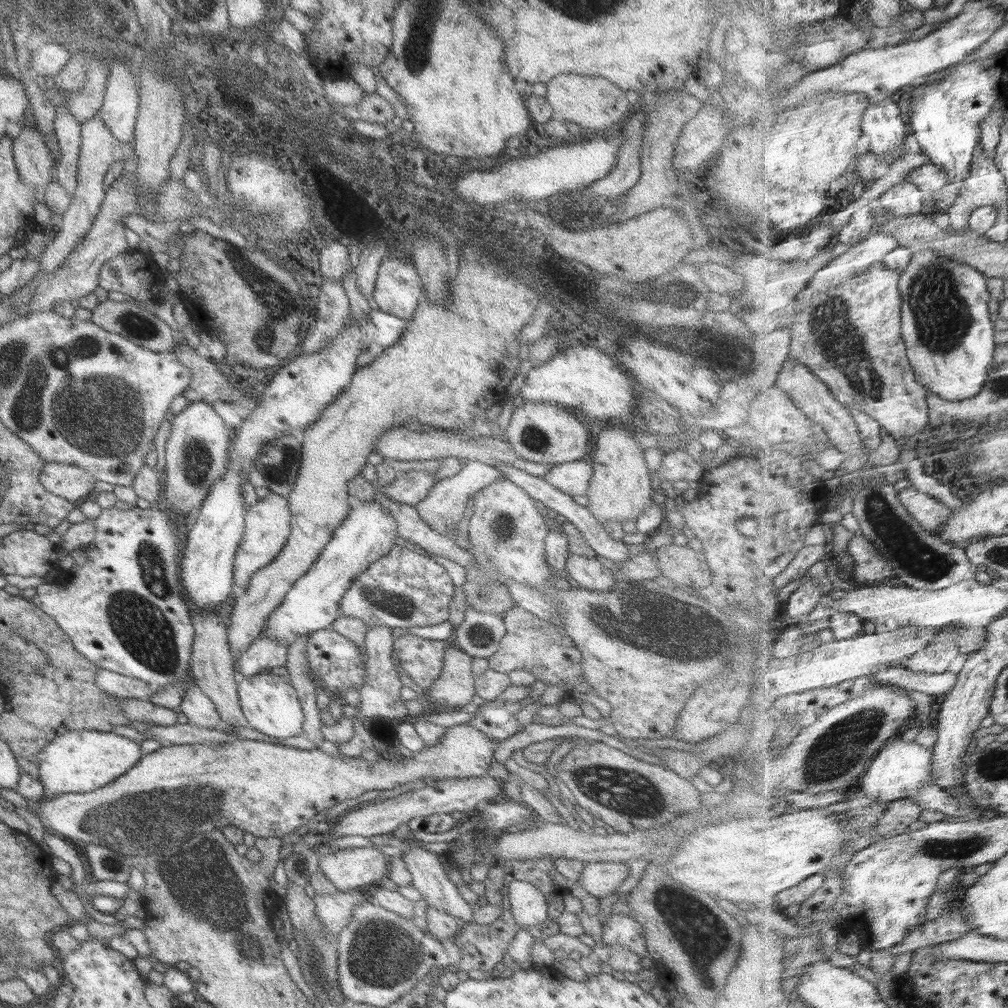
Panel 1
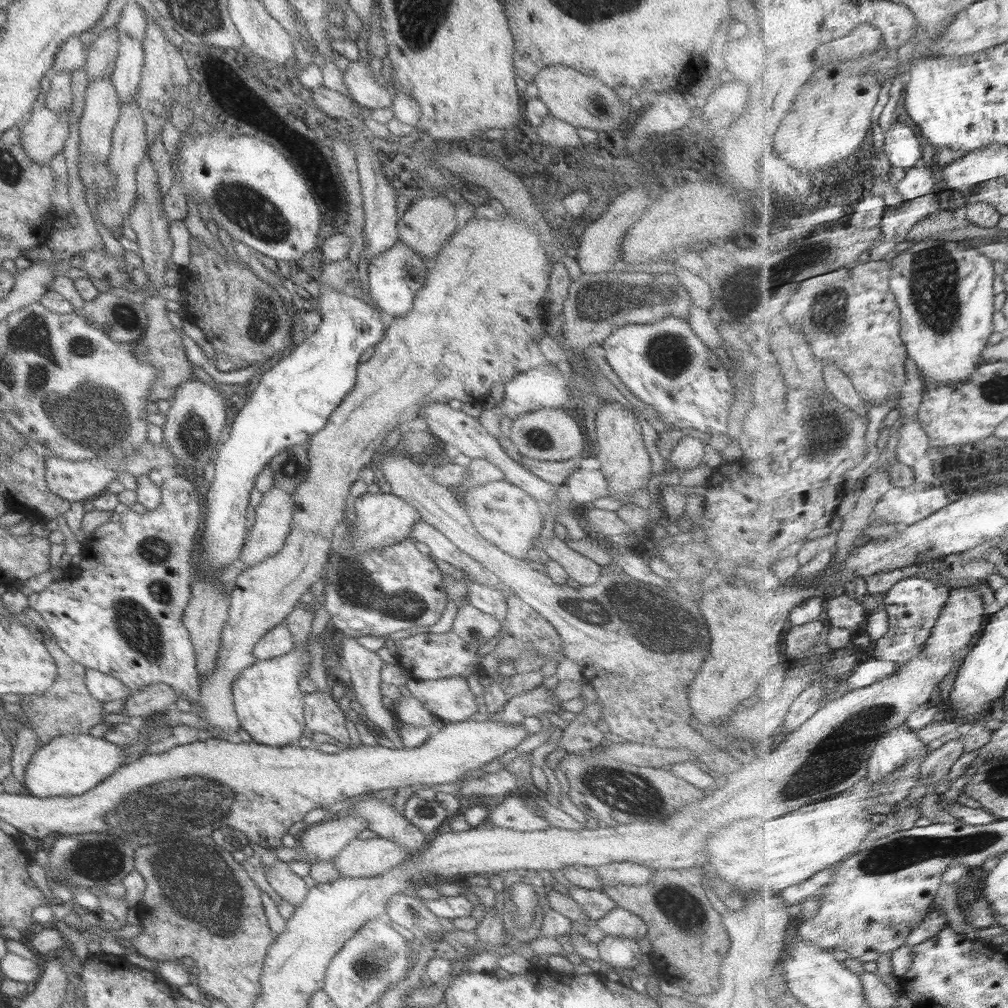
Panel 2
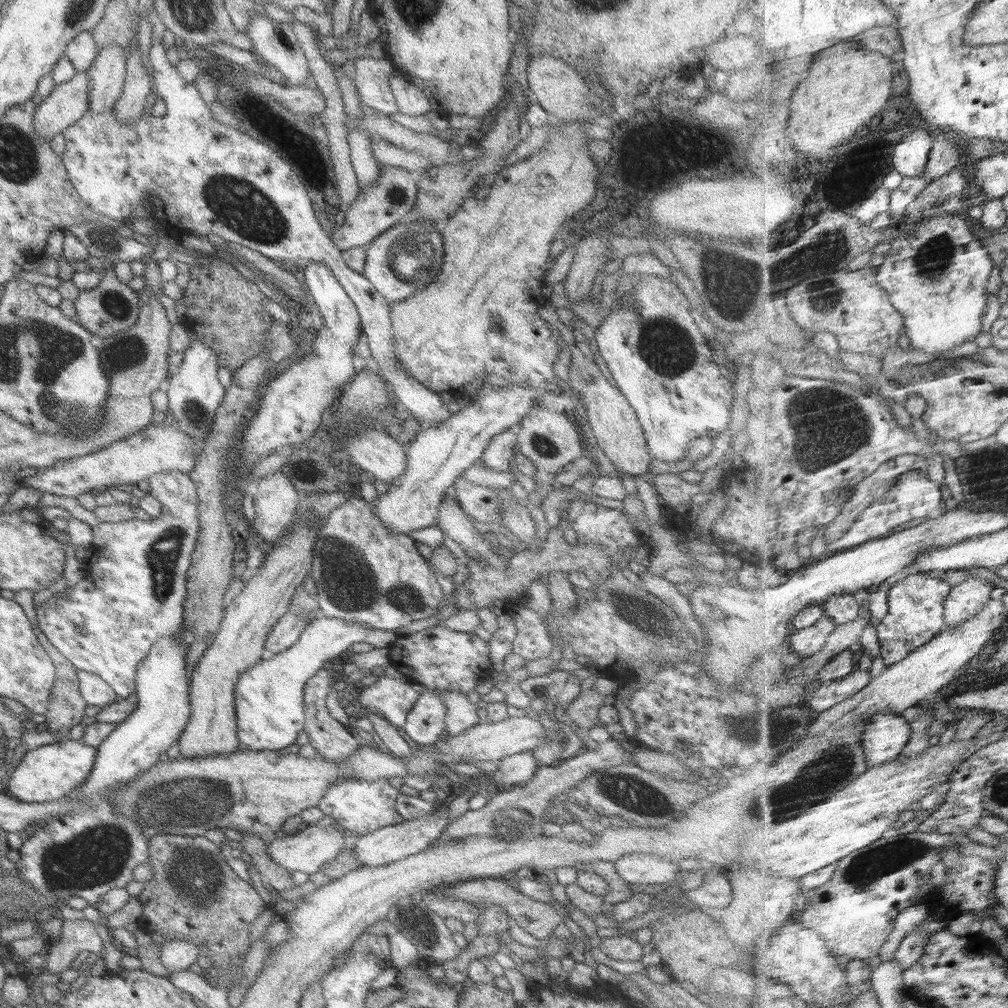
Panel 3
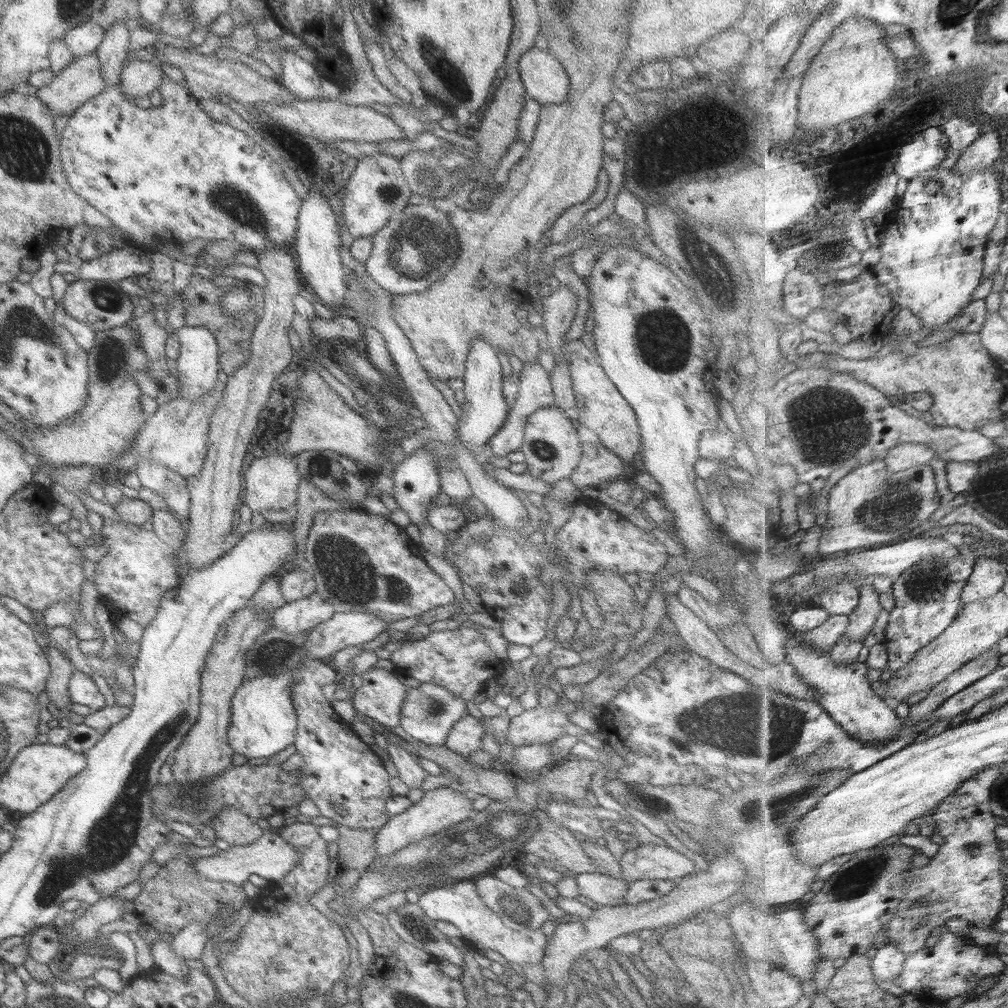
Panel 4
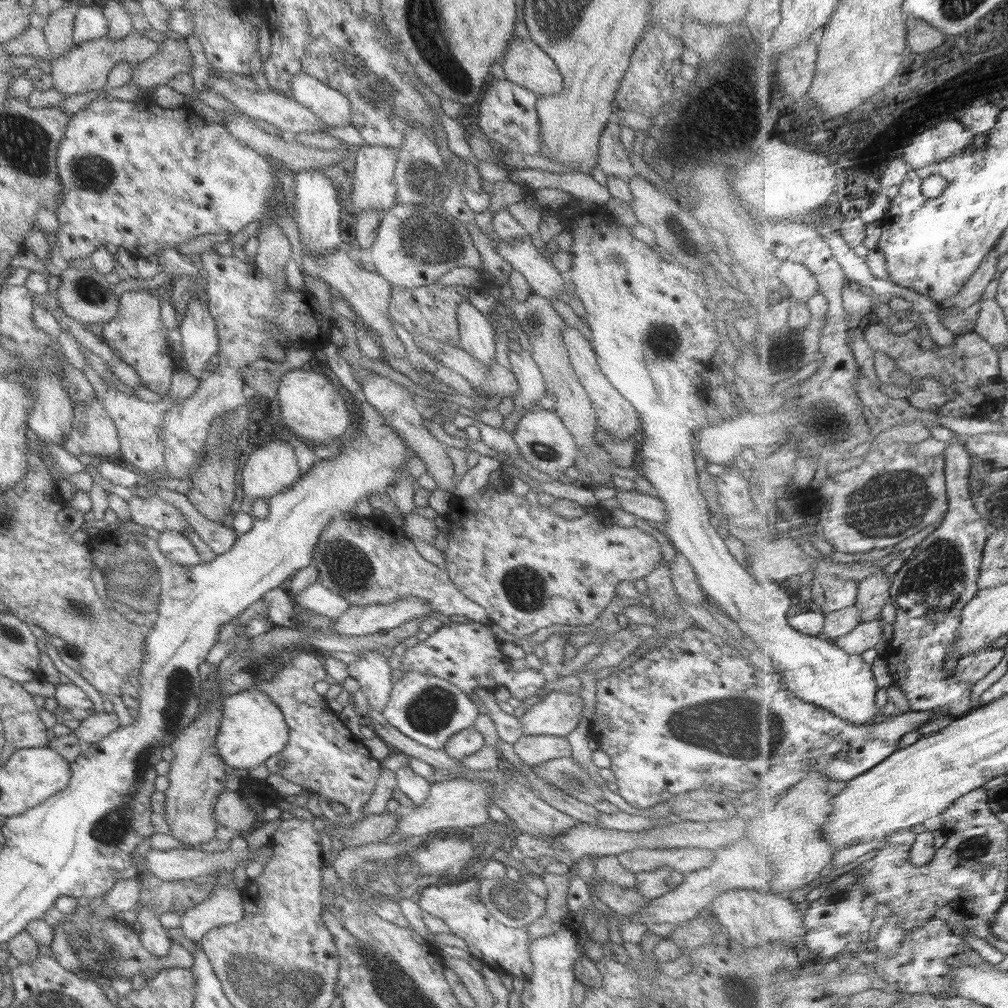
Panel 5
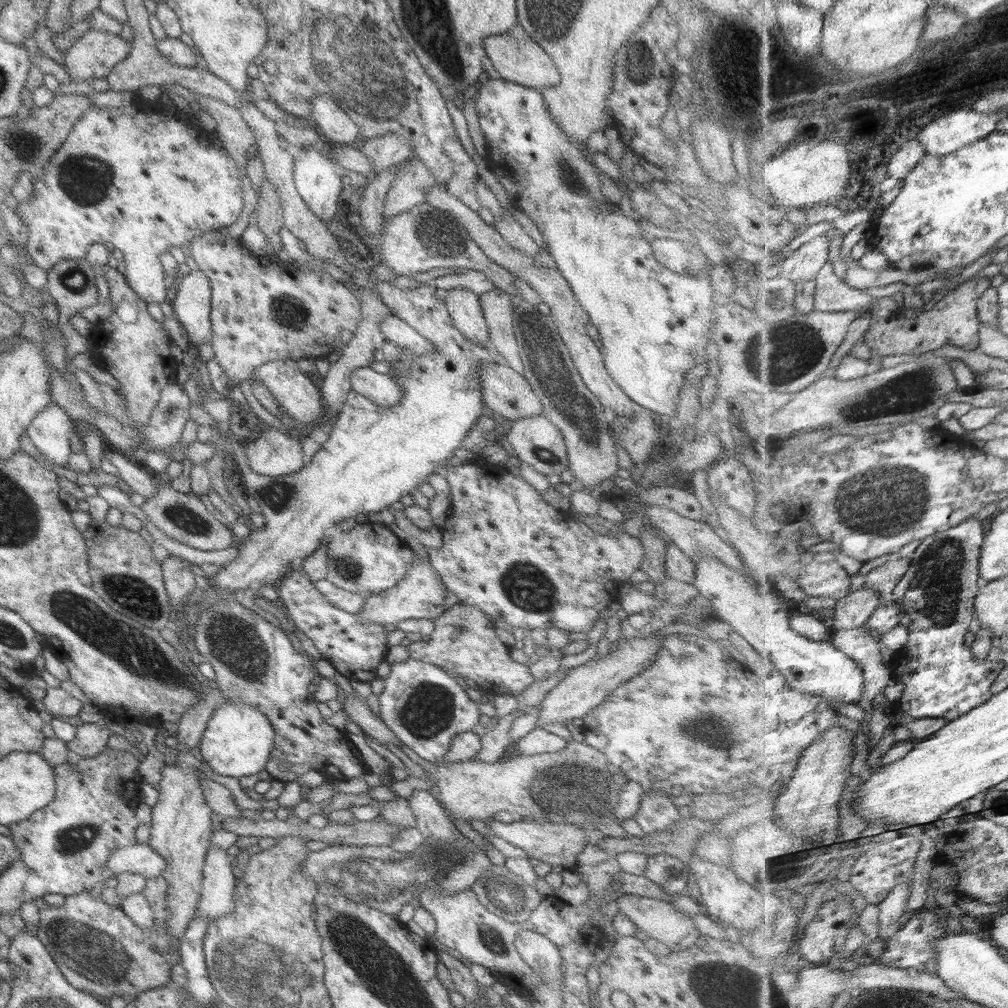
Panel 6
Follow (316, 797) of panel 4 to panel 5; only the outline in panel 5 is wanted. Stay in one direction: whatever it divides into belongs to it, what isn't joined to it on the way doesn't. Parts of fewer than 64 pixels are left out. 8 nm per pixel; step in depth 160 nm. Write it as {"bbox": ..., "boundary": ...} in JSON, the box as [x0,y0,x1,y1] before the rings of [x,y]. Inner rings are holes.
{"bbox":[253,651,379,827],"boundary":[[[312,651],[301,652],[293,655],[293,659],[287,663],[269,680],[256,682],[253,686],[265,693],[270,698],[269,702],[279,708],[288,731],[285,746],[273,758],[264,760],[263,764],[267,766],[269,773],[278,774],[300,786],[303,791],[315,794],[321,816],[329,824],[347,827],[351,822],[358,822],[366,817],[361,810],[369,800],[379,776],[379,761],[364,748],[361,740],[356,739],[343,726],[337,714],[327,707],[325,698],[313,690],[315,682],[327,680],[322,656]],[[279,762],[285,762],[286,766],[281,767]],[[328,802],[343,804],[346,808],[345,815],[337,815]]]}

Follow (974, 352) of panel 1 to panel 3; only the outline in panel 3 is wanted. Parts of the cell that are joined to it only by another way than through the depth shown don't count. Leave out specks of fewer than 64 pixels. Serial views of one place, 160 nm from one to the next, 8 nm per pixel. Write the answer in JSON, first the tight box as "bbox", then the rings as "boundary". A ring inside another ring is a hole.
{"bbox":[878,195,996,356],"boundary":[[[952,195],[940,206],[934,206],[928,214],[919,214],[916,225],[905,235],[891,242],[891,248],[878,266],[880,285],[890,294],[892,303],[904,315],[906,336],[910,344],[931,356],[950,352],[955,346],[973,341],[983,330],[984,315],[988,309],[987,280],[996,266],[992,255],[973,231],[973,221],[979,219],[977,209],[971,206],[967,196]]]}

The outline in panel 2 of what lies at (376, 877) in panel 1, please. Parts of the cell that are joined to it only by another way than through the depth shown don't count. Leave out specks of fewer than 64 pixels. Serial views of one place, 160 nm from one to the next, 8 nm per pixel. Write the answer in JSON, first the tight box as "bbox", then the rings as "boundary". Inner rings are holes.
{"bbox":[330,838,406,878],"boundary":[[[386,838],[357,839],[346,844],[330,861],[342,878],[367,878],[385,874],[401,863],[406,852]]]}

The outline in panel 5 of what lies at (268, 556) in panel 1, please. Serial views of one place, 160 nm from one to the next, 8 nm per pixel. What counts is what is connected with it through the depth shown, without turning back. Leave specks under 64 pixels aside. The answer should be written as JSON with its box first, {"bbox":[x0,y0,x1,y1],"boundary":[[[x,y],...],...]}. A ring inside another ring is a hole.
{"bbox":[241,438,299,513],"boundary":[[[278,438],[277,441],[269,441],[264,446],[253,448],[246,455],[245,460],[241,463],[241,488],[242,502],[241,507],[247,513],[251,513],[251,504],[253,500],[261,498],[266,500],[270,496],[275,496],[289,488],[299,477],[299,469],[295,463],[293,449],[285,439]]]}

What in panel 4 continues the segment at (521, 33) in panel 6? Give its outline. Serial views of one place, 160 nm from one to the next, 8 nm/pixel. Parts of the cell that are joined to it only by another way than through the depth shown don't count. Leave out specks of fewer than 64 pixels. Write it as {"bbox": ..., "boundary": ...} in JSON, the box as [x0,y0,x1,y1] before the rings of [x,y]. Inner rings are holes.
{"bbox":[518,46,569,105],"boundary":[[[534,46],[518,58],[521,86],[527,97],[541,105],[559,105],[569,88],[565,69],[549,53]]]}

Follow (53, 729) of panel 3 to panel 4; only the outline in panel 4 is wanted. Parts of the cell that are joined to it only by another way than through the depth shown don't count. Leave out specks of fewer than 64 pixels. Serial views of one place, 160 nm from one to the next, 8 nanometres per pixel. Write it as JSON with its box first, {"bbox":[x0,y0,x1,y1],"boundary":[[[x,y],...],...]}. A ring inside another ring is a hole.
{"bbox":[44,643,75,721],"boundary":[[[47,643],[46,660],[50,671],[46,678],[44,691],[48,696],[47,711],[53,721],[68,719],[69,707],[73,704],[67,692],[70,676],[75,669],[57,651],[55,646]]]}

